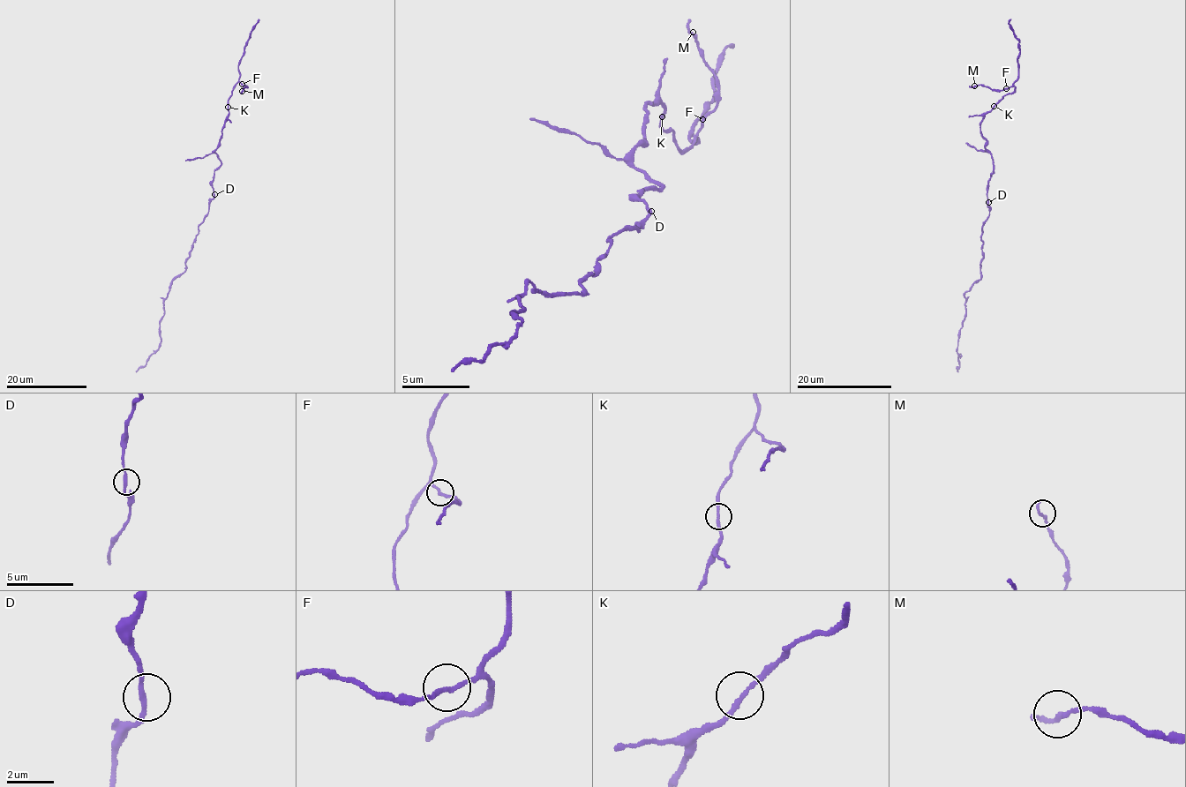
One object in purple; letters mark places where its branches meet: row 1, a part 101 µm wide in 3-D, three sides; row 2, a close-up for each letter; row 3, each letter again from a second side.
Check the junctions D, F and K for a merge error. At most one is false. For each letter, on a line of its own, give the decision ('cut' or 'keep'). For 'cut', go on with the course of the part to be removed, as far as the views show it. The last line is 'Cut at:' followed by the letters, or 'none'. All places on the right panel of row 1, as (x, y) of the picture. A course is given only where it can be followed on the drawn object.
D: keep
F: keep
K: keep
Cut at: none

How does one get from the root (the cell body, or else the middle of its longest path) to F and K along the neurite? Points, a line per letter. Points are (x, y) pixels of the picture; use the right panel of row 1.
F: (987, 202), (992, 158), (985, 147), (979, 122), (1000, 100), (1014, 92), (1013, 86), (1006, 87)
K: (987, 202), (992, 158), (985, 147), (987, 140), (982, 136), (979, 122), (994, 106)

